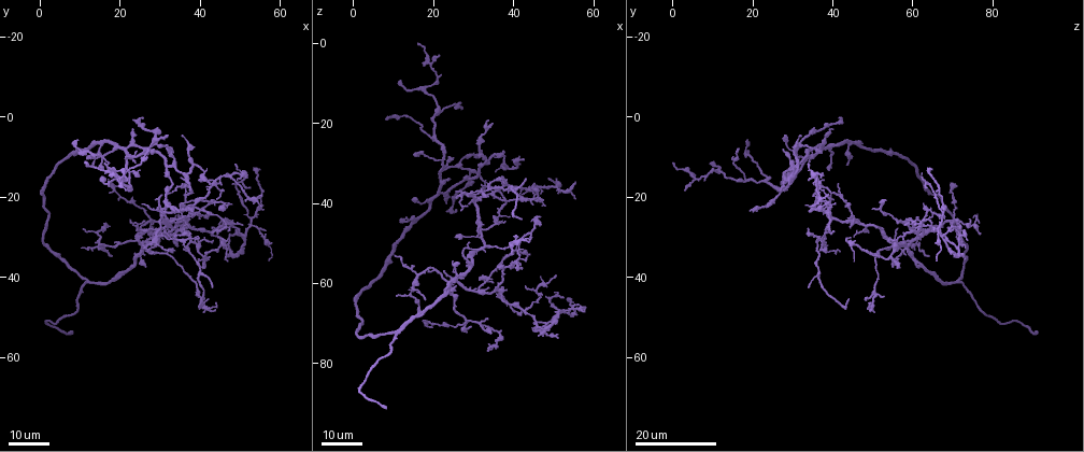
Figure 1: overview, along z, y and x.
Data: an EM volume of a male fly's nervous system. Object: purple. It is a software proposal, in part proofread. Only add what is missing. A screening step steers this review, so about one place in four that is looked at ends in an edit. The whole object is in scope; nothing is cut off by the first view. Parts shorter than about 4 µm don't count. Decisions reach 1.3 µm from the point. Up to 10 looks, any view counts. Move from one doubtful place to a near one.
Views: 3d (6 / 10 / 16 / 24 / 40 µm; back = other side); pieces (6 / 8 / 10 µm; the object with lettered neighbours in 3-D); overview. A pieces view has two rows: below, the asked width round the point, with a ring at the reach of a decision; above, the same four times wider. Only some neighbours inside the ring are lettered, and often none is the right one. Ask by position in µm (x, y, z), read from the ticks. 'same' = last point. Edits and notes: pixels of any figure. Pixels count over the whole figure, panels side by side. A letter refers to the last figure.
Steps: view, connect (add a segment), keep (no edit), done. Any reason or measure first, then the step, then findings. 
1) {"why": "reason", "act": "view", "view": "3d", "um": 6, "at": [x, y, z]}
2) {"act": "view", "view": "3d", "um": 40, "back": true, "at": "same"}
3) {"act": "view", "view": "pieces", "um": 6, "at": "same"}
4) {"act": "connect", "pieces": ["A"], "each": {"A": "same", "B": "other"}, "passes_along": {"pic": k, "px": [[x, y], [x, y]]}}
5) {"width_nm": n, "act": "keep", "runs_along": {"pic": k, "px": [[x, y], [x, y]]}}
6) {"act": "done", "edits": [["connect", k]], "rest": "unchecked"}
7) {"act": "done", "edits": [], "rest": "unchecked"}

{"why": "tapers out", "act": "view", "view": "3d", "um": 24, "at": [40.0, 44.5, 53.0]}

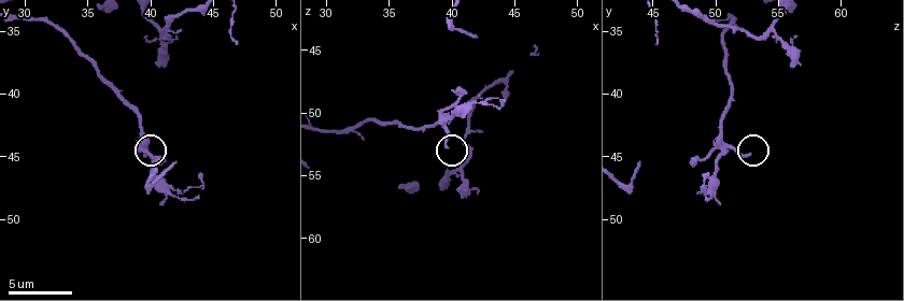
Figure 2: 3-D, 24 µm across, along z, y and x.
{"act": "view", "view": "pieces", "um": 6, "at": [39.4, 45.0, 52.4]}

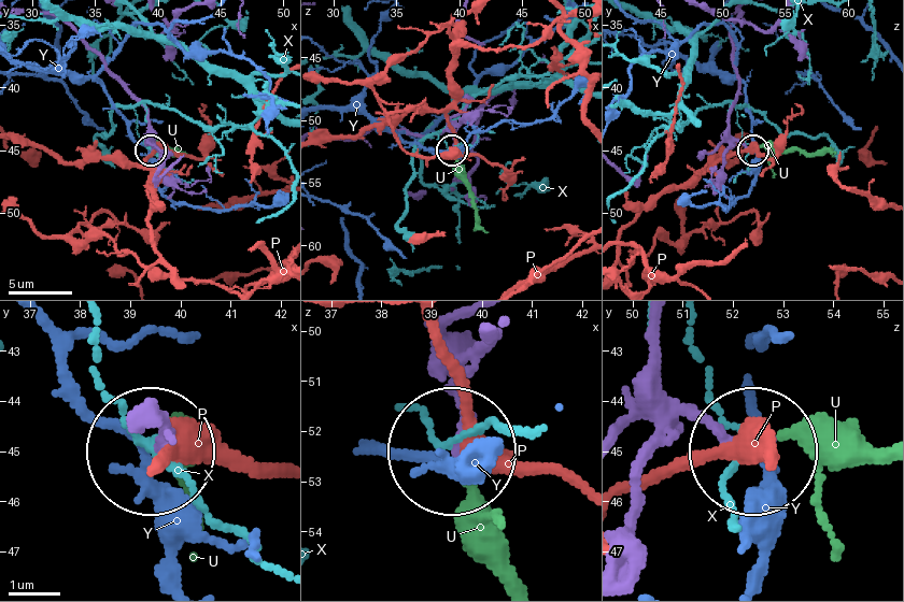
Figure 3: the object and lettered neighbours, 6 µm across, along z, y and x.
{"act": "connect", "pieces": ["U"], "each": {"P": "other", "U": "same", "X": "other", "Y": "other"}, "passes_along": {"pic": 3, "px": [[654, 361], [667, 391], [744, 443], [847, 434], [886, 447]]}, "found": "it goes on there"}

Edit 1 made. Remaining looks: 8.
{"why": "free end", "act": "view", "view": "pieces", "um": 8, "at": [41.8, 45.6, 44.0]}

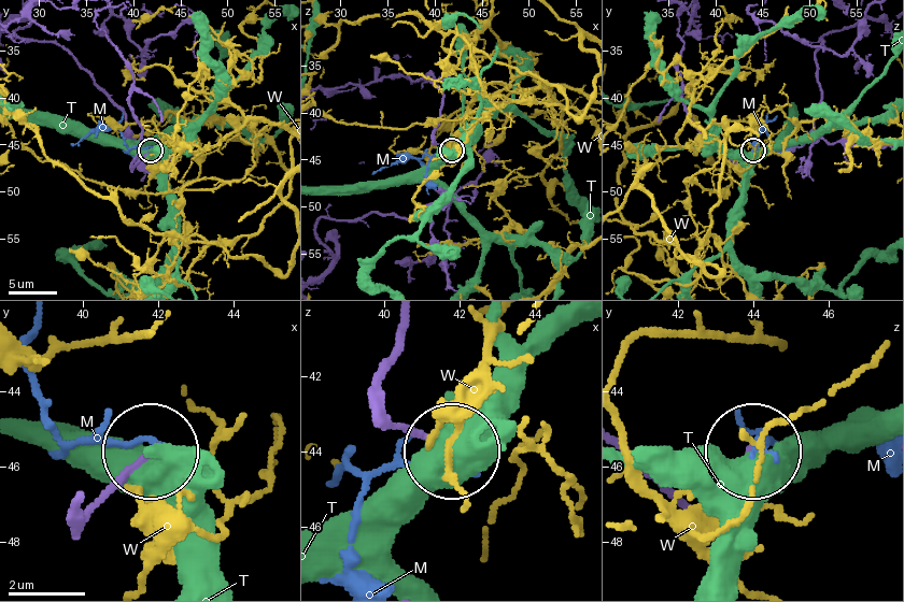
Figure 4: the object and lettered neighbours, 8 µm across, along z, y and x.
{"act": "keep", "each": {"M": "other", "T": "other", "W": "other"}, "found": "none of them fits"}

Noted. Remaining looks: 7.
{"act": "view", "view": "overview"}

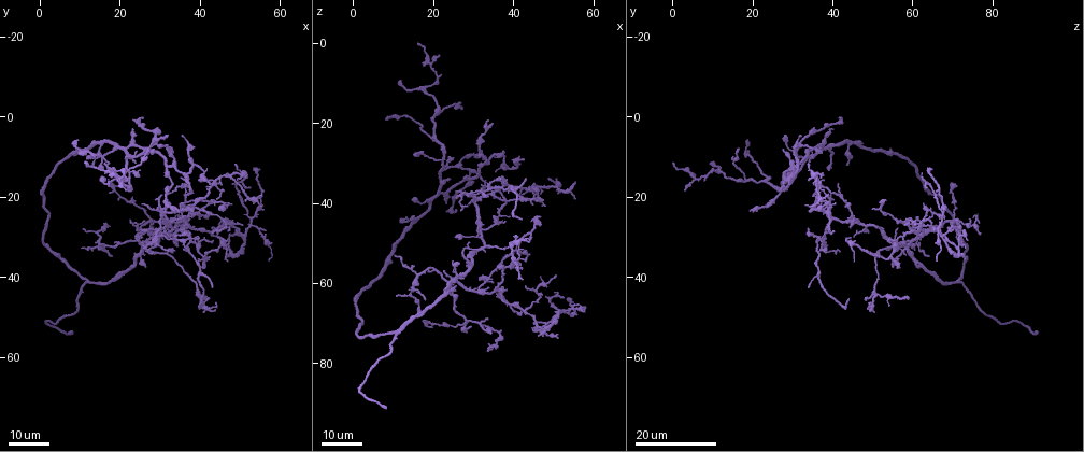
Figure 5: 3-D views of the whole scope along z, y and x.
{"why": "branch stops here", "act": "view", "view": "3d", "um": 24, "at": [10.5, 32.0, 53.0]}

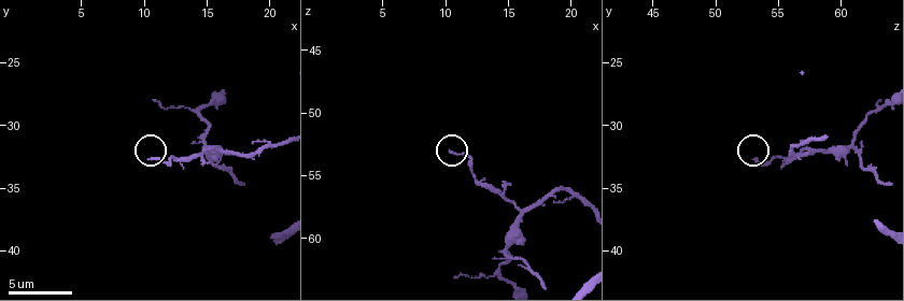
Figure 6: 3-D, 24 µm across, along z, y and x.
{"act": "view", "view": "pieces", "um": 10, "at": [10.4, 32.6, 53.0]}

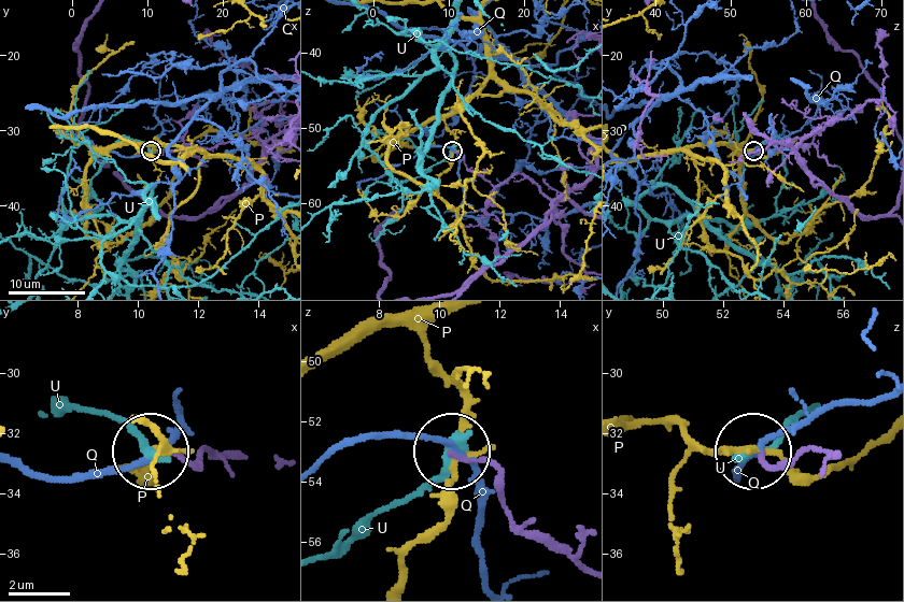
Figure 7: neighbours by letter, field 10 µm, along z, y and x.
{"width_nm": 140, "act": "keep", "each": {"P": "other", "Q": "other", "U": "other"}, "runs_along": {"pic": 7, "px": [[830, 453], [776, 460], [756, 453]]}, "found": "none of them fits"}

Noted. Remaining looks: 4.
{"why": "an open end", "act": "view", "view": "3d", "um": 16, "at": [8.0, 54.0, 90.5]}

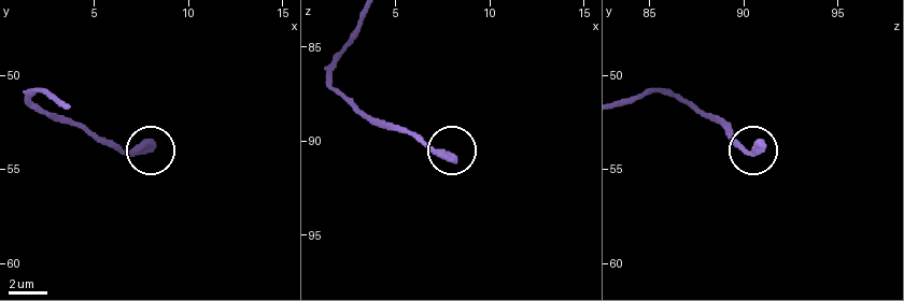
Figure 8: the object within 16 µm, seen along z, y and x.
{"act": "view", "view": "pieces", "um": 8, "at": [8.0, 53.6, 90.8]}

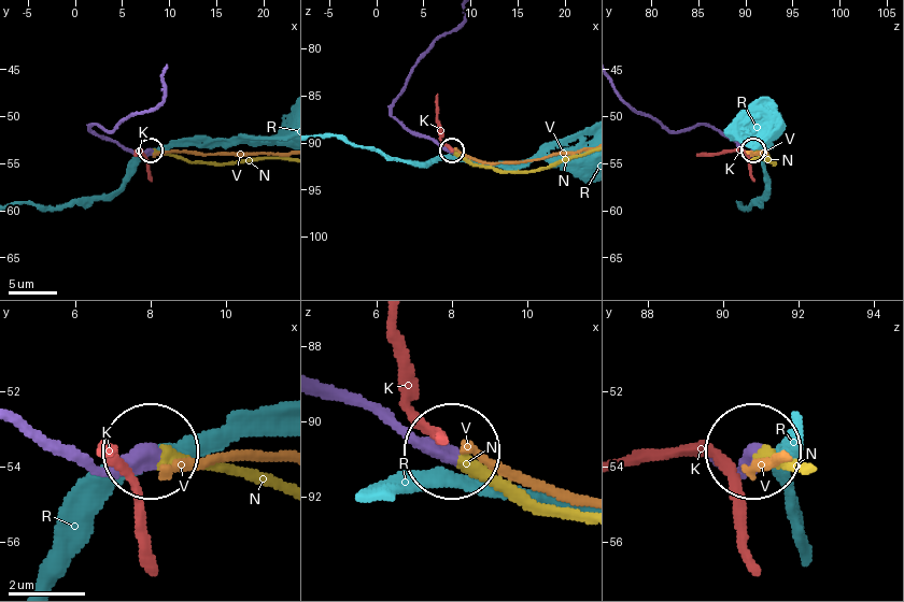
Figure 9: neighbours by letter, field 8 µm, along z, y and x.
{"act": "connect", "pieces": ["N"], "each": {"K": "other", "N": "same", "R": "other", "V": "other"}, "passes_along": {"pic": 9, "px": [[356, 406], [462, 463], [488, 467], [546, 505], [584, 512]]}, "found": "it goes on there"}

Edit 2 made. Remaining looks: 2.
{"act": "done", "edits": [["connect", 3], ["connect", 9]], "rest": "unchecked"}

